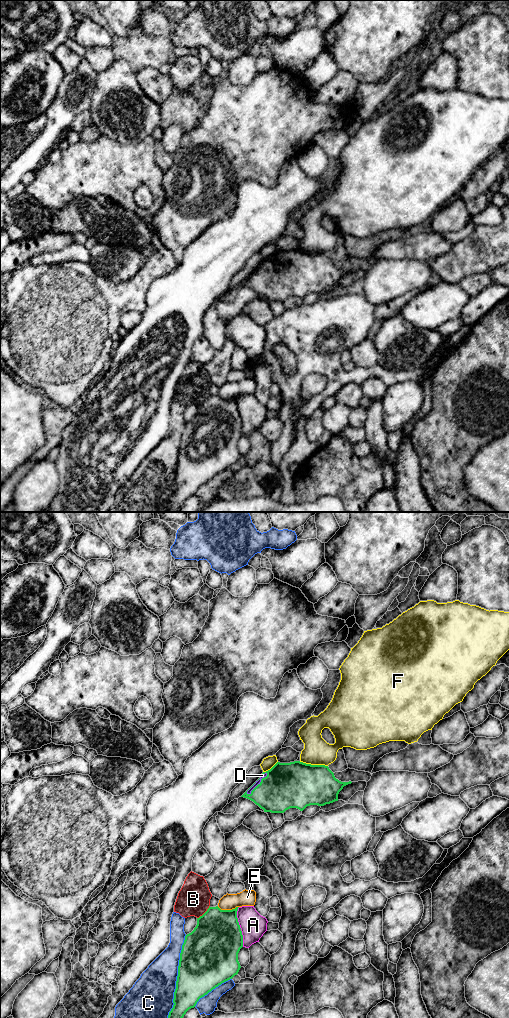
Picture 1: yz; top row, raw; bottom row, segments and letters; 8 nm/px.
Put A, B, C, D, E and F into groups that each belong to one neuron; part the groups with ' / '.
A / B / C / D / E / F

